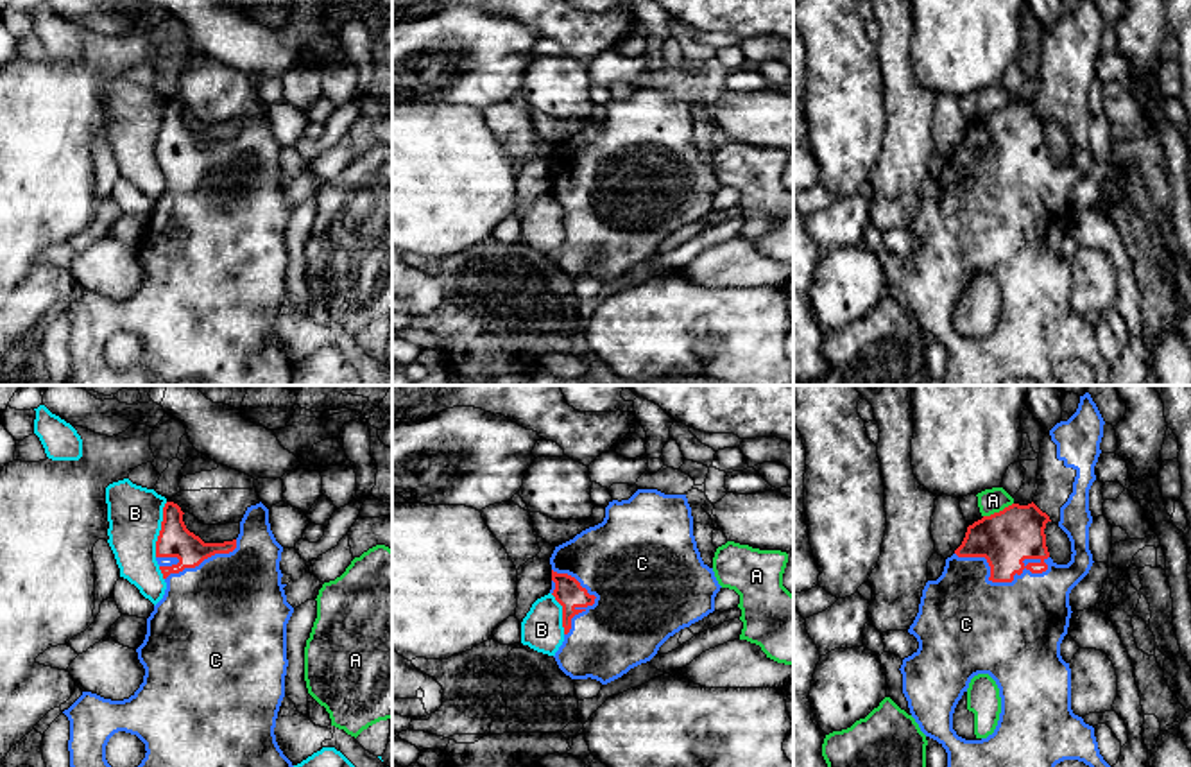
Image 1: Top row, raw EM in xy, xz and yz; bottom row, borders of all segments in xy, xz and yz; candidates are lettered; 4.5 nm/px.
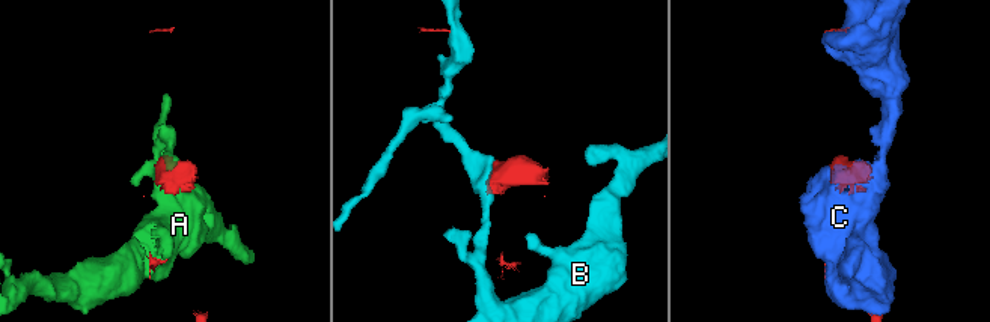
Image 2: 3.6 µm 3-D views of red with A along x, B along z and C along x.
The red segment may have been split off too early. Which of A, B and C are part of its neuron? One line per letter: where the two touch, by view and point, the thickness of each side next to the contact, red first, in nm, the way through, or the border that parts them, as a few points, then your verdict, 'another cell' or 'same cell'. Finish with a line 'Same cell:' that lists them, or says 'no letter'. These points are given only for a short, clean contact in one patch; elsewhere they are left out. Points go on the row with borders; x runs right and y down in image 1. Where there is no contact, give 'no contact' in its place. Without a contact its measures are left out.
A: yz (1000, 511) | 240/110 nm | another cell
B: xy (162, 529) | 150/240 nm | another cell
C: yz (996, 581) | 240/440 nm | same cell
Same cell: C

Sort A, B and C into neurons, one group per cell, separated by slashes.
A / B / C

